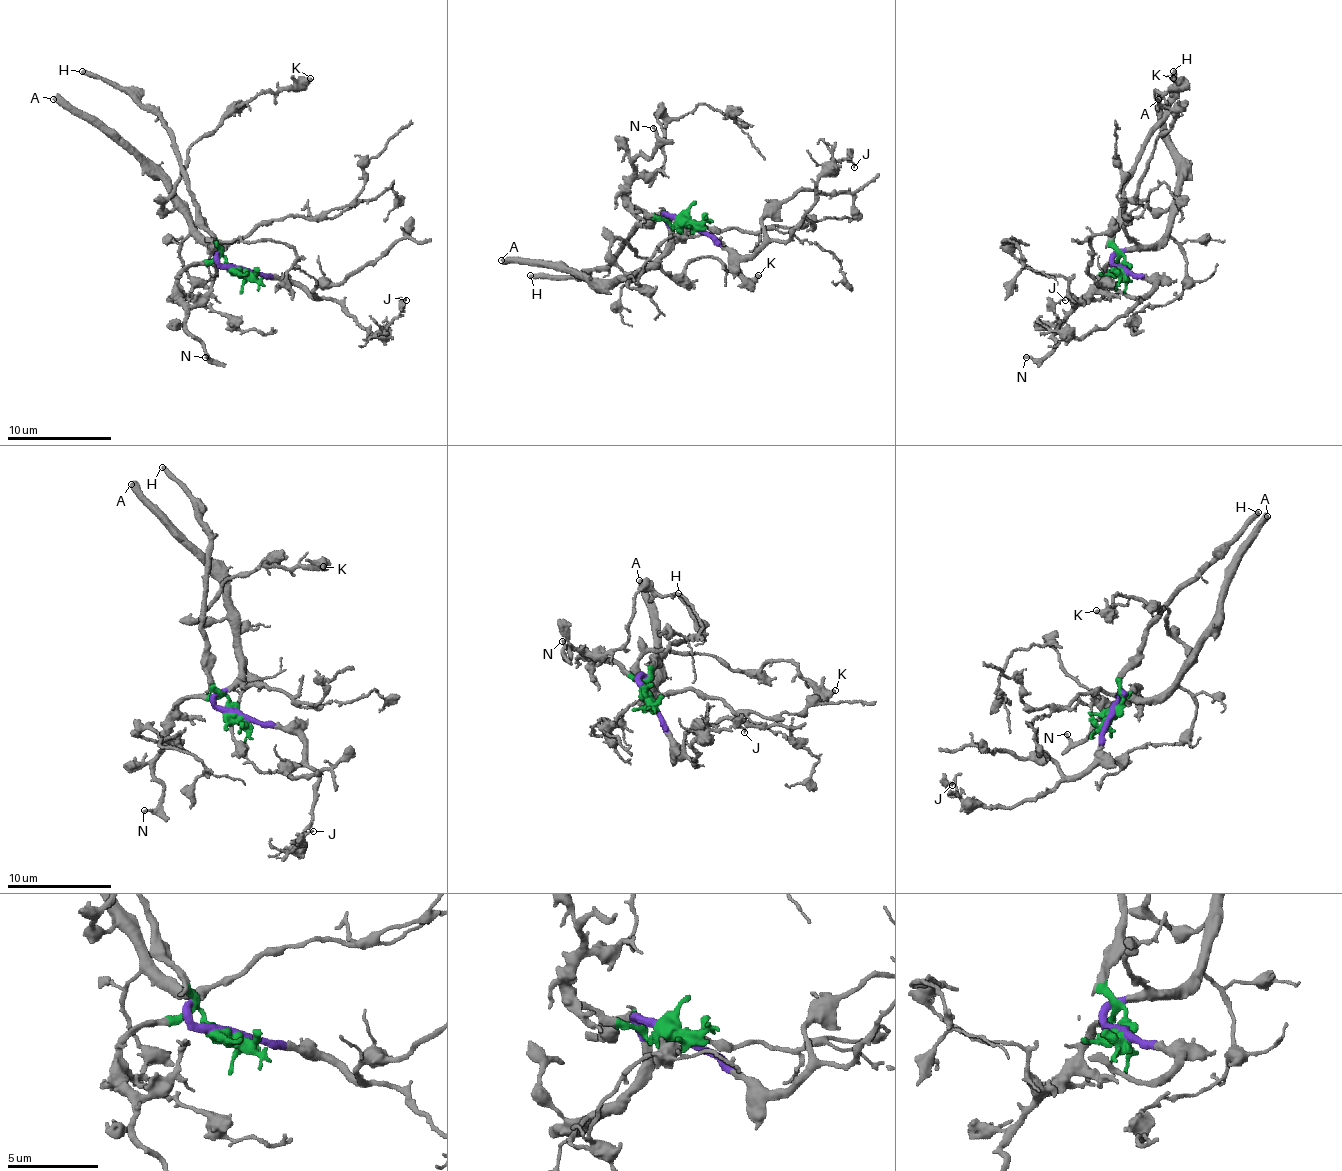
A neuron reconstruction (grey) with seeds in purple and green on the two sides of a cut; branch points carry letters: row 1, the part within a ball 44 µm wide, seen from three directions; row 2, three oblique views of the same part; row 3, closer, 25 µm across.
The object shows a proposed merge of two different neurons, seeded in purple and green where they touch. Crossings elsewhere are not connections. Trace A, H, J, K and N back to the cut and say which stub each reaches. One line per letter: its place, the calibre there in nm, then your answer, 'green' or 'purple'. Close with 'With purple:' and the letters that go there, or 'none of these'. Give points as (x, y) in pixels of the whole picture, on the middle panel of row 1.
A: place (501, 260); calibre 500 nm; purple
H: place (530, 275); calibre 340 nm; green
J: place (854, 167); calibre 140 nm; purple
K: place (758, 275); calibre 400 nm; purple
N: place (653, 128); calibre 180 nm; green
With purple: A, J, K

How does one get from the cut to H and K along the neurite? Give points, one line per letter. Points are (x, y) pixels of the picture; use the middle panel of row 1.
H: (686, 224), (673, 226), (662, 216), (639, 224), (602, 268), (581, 268), (571, 276), (529, 276)
K: (686, 224), (665, 216), (670, 245), (647, 268), (613, 255), (623, 239), (673, 276), (709, 258), (759, 276)

